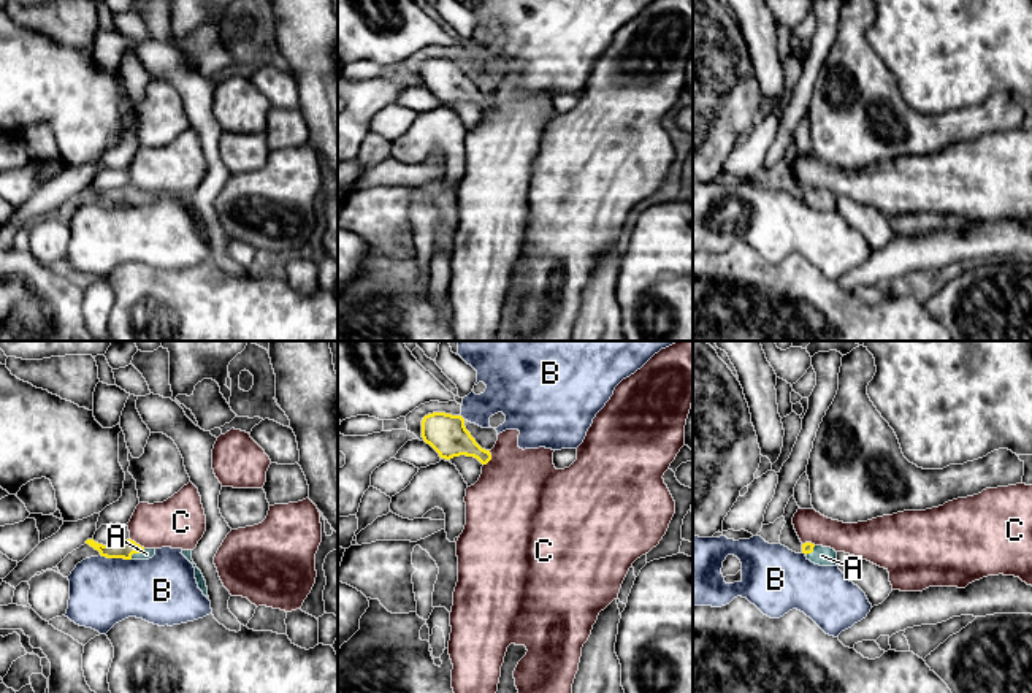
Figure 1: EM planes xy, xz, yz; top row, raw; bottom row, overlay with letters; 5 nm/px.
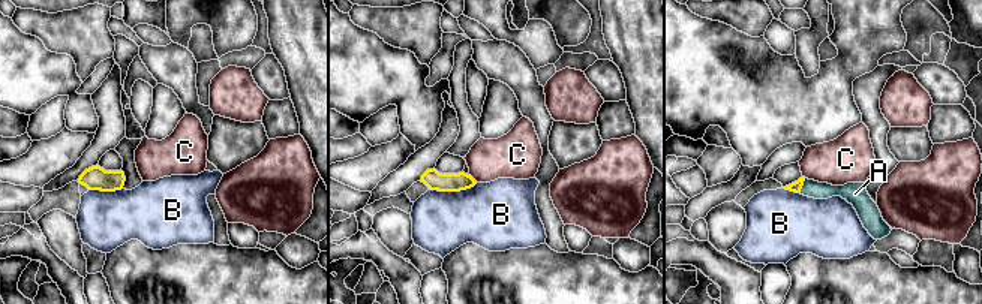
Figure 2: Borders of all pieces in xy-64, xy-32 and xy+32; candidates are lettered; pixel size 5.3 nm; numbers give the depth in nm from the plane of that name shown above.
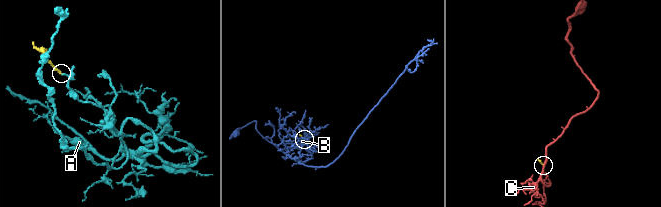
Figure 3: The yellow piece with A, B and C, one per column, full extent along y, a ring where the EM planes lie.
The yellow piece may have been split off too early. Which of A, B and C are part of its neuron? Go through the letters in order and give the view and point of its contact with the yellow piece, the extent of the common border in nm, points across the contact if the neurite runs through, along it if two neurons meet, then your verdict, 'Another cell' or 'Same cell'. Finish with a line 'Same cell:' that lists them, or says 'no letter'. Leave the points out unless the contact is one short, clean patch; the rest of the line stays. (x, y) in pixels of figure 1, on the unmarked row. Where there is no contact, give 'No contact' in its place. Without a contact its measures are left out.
A: Touches yellow at xy (137, 197). Shared border 90 nm. Path across: xy (126, 194), (137, 197), (146, 199). Same cell
B: Touches yellow at xy (116, 202). Shared border 160 nm. Boundary: xy (100, 199), (130, 205). Another cell
C: Touches yellow at xz (490, 103). Shared border 90 nm. Boundary: xz (490, 95), (490, 103), (484, 110). Another cell
Same cell: A

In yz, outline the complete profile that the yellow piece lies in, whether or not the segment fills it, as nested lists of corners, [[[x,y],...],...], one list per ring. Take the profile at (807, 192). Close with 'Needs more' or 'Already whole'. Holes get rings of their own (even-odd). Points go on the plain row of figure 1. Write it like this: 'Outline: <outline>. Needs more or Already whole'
Outline: [[[812,187],[802,189],[802,198],[815,209],[835,211],[837,197],[831,192],[815,190]]]. Needs more

